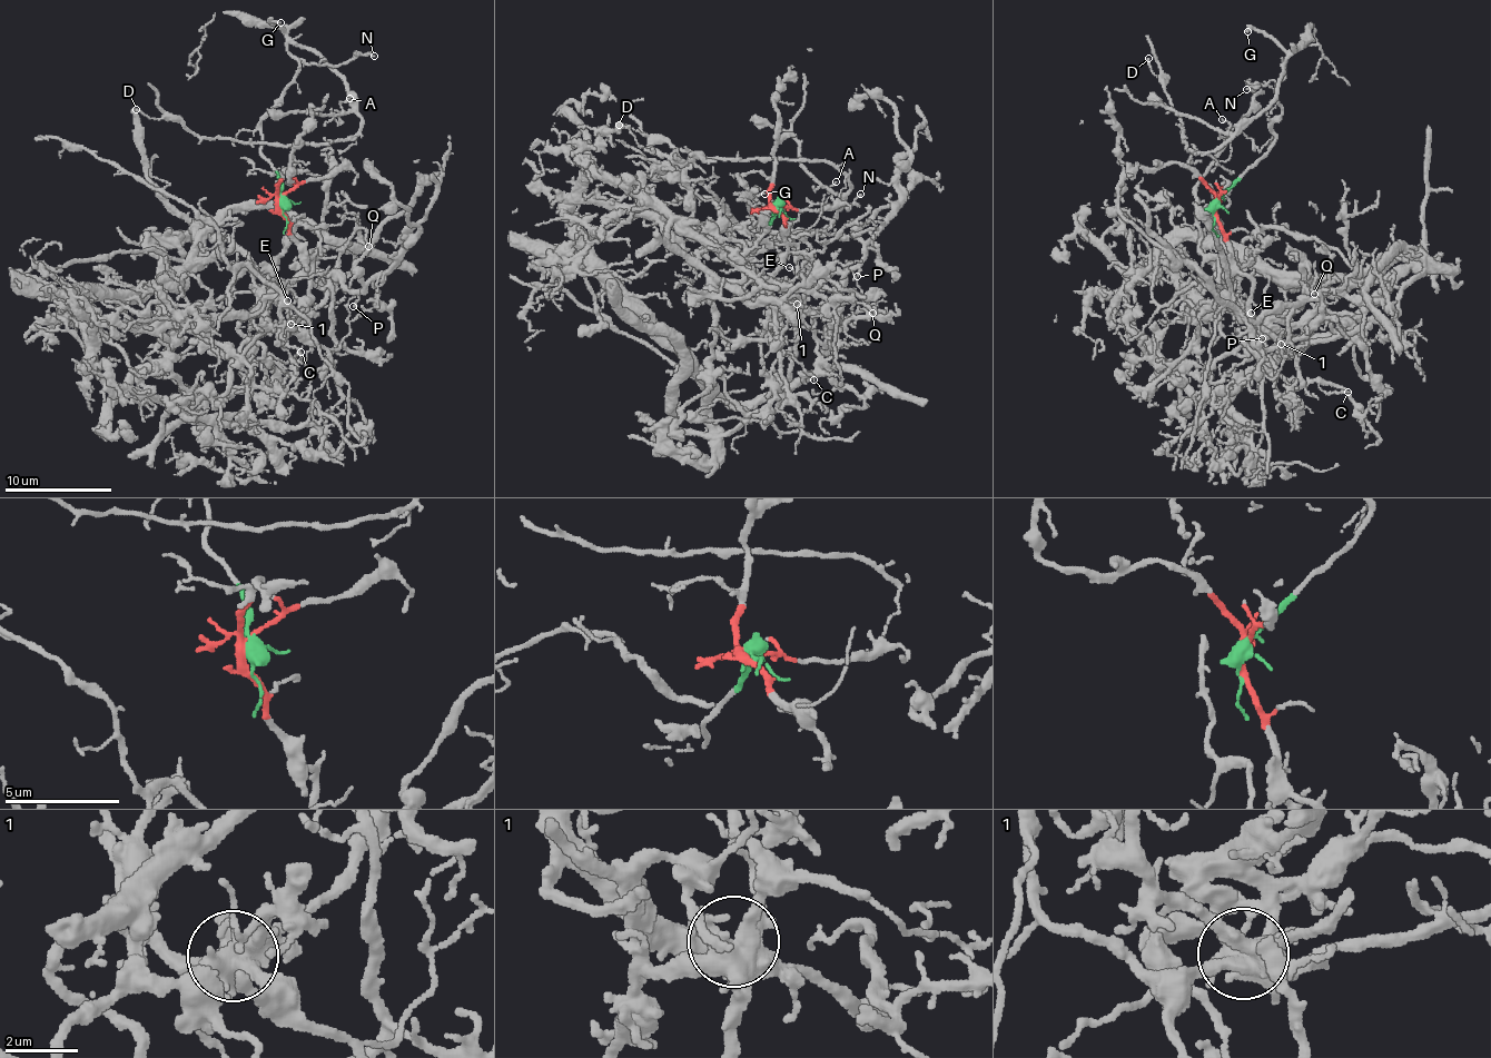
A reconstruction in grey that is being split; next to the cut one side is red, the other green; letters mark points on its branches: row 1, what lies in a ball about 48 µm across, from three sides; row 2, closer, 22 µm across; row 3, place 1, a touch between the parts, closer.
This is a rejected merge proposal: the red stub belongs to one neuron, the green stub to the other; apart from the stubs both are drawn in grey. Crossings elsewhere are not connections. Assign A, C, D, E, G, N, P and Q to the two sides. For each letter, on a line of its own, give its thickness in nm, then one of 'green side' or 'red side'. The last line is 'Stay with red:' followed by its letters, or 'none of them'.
A: calibre 110 nm; green side
C: calibre 140 nm; red side
D: calibre 100 nm; green side
E: calibre 70 nm; red side
G: calibre 110 nm; green side
N: calibre 100 nm; green side
P: calibre 120 nm; red side
Q: calibre 130 nm; red side
Stay with red: C, E, P, Q

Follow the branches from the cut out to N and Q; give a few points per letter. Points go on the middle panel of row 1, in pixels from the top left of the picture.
N: (773, 207), (772, 224), (753, 246), (766, 240), (773, 246), (811, 204), (850, 204), (861, 194)
Q: (773, 207), (810, 255), (806, 305), (841, 329), (860, 313), (871, 314)

